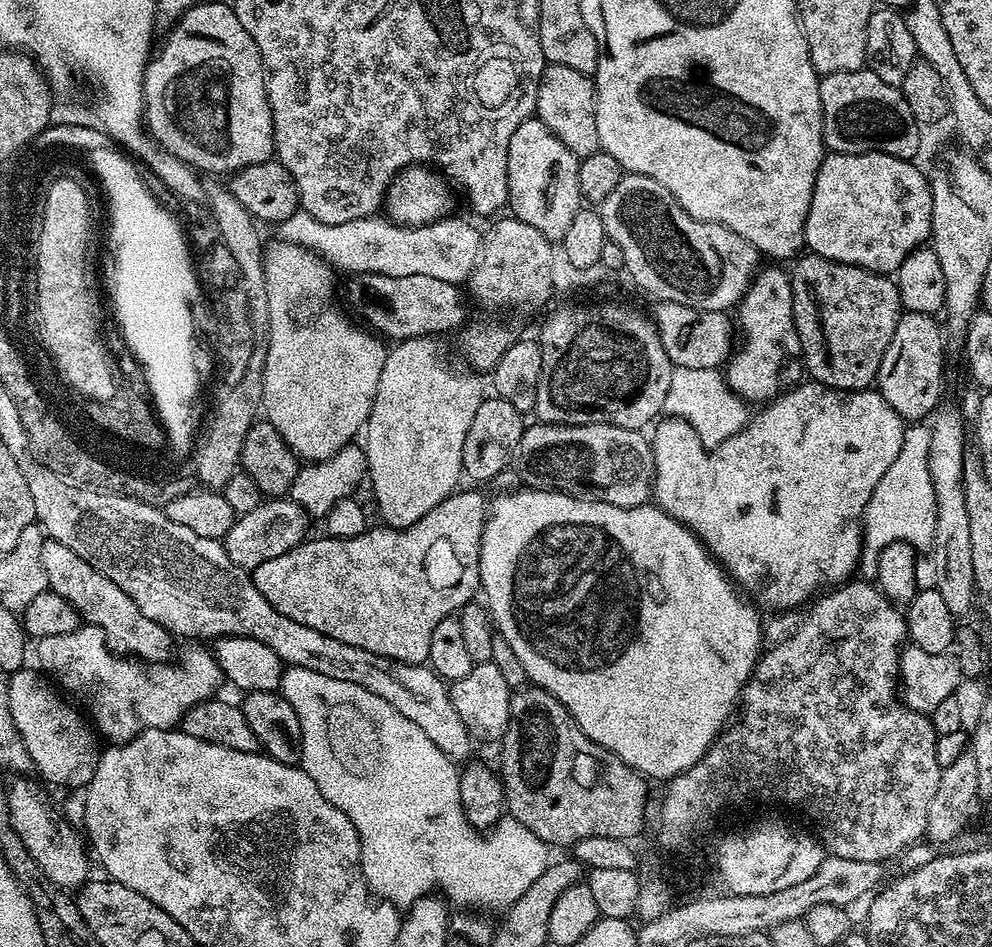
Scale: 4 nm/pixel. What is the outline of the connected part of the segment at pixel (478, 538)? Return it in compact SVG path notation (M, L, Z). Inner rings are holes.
M457 490L447 496L430 514L418 518L414 526L405 528L389 528L387 526L369 527L362 534L350 538L338 538L327 534L321 535L321 540L309 538L304 543L294 546L294 550L286 550L286 554L278 554L278 558L270 558L270 562L262 562L262 566L251 569L250 575L258 594L278 610L278 614L286 614L286 618L294 618L294 622L302 622L302 626L310 626L314 630L322 630L330 638L338 638L338 642L350 642L350 646L362 646L362 650L370 650L370 654L385 656L407 664L424 664L430 654L430 638L442 618L459 613L463 604L469 603L472 596L477 595L480 588L480 547L482 546L482 530L488 518L489 505L484 504L484 496L480 492L463 492Z

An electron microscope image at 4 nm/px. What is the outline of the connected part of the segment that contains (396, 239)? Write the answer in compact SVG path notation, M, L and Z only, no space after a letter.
M297 209L278 226L279 239L316 252L335 269L405 277L419 274L459 285L467 281L480 256L483 233L472 223L447 216L422 227L406 228L379 215L336 224L322 223L304 209Z

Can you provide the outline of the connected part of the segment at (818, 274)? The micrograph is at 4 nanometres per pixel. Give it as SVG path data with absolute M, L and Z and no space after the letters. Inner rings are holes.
M811 254L801 255L792 266L794 326L800 339L800 356L812 375L809 377L843 392L871 389L902 311L895 279Z

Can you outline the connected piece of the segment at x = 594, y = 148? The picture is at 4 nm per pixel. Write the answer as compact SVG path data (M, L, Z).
M548 64L538 86L534 116L576 157L583 158L601 151L596 121L596 85L593 77L578 74L578 70L570 70L570 66Z

